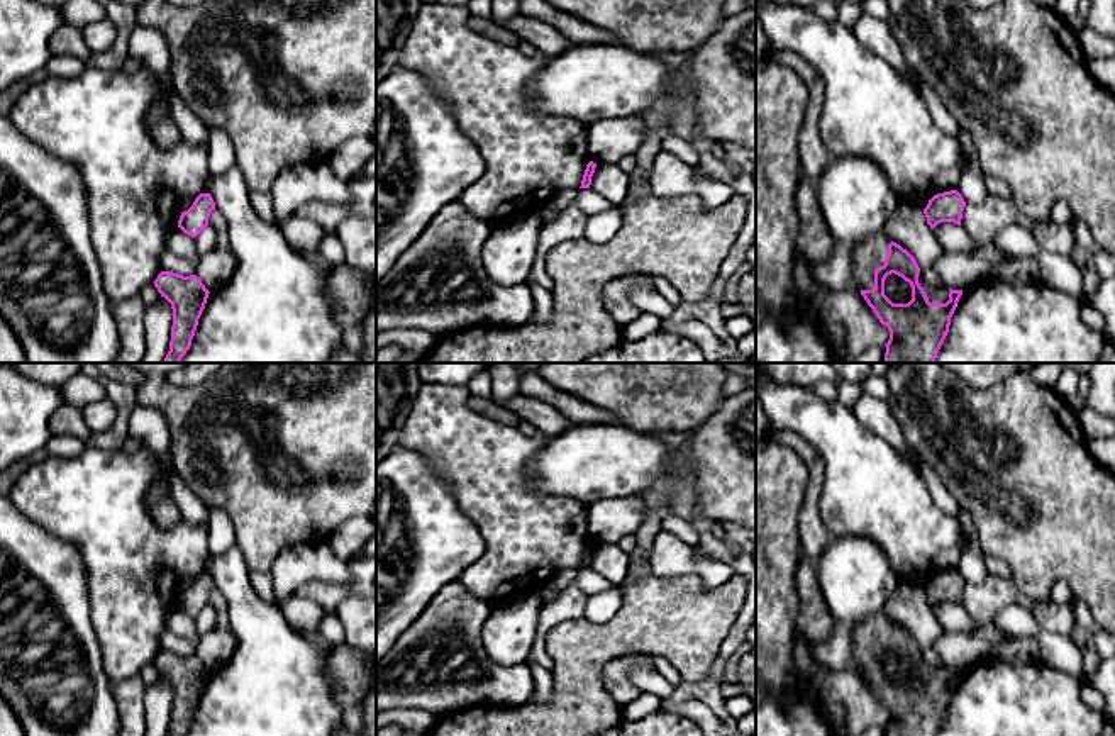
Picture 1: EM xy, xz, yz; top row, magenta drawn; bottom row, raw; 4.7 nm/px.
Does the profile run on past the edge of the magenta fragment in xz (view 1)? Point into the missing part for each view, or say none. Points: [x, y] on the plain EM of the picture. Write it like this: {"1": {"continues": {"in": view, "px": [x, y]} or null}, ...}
{"1": {"continues": null}}

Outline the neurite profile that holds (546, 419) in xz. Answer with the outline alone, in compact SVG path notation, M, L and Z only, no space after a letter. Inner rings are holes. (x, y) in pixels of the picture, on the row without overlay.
M519 393L503 405L515 412L522 421L529 421L539 432L549 438L561 434L574 426L554 407L532 397L524 397Z

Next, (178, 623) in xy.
M178 605L171 609L166 619L166 627L171 634L178 638L185 638L195 643L198 639L195 617L185 614Z

